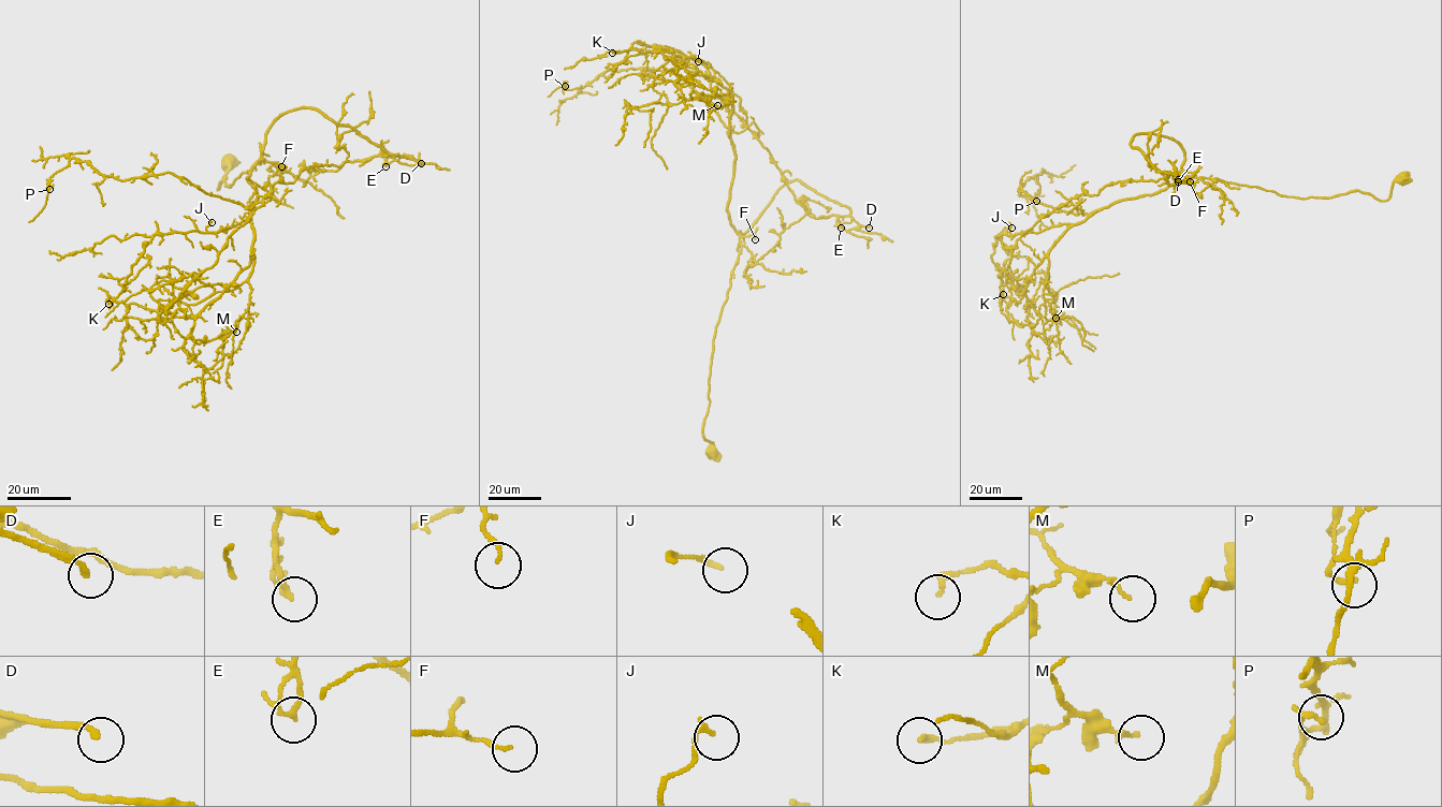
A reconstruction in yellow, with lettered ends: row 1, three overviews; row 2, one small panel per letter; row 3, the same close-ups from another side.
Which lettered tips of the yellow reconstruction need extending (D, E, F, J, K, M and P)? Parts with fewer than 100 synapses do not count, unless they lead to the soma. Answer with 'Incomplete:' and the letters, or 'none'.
Incomplete: D

